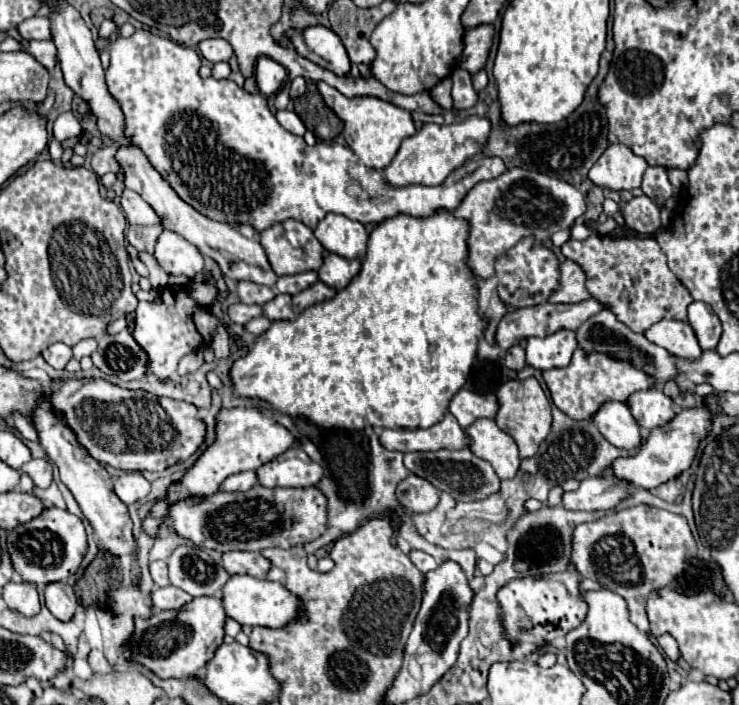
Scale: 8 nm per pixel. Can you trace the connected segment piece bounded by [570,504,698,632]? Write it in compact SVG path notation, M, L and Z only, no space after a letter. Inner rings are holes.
M644 504L602 516L594 522L578 524L572 534L570 564L584 578L592 578L604 588L620 594L628 604L630 622L636 624L640 632L648 632L648 594L668 586L678 574L688 570L690 562L696 558L696 540L686 520L678 514Z

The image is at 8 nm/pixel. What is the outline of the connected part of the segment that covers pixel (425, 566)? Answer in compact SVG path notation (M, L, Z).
M412 550L408 556L410 556L412 564L414 564L422 574L426 574L426 572L430 572L430 570L434 570L434 568L438 566L438 562L436 562L430 554L426 554L426 552L422 552L422 550Z

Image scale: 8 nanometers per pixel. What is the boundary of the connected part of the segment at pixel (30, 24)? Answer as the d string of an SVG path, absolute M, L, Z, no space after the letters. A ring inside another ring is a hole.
M46 16L28 18L26 22L22 22L18 26L18 32L20 32L20 38L24 42L30 42L30 40L50 40L50 20Z

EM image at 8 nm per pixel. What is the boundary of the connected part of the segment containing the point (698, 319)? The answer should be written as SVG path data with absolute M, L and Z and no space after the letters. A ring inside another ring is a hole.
M692 302L688 306L688 322L694 328L700 348L702 350L716 350L716 344L722 336L722 326L718 322L718 316L706 302Z

